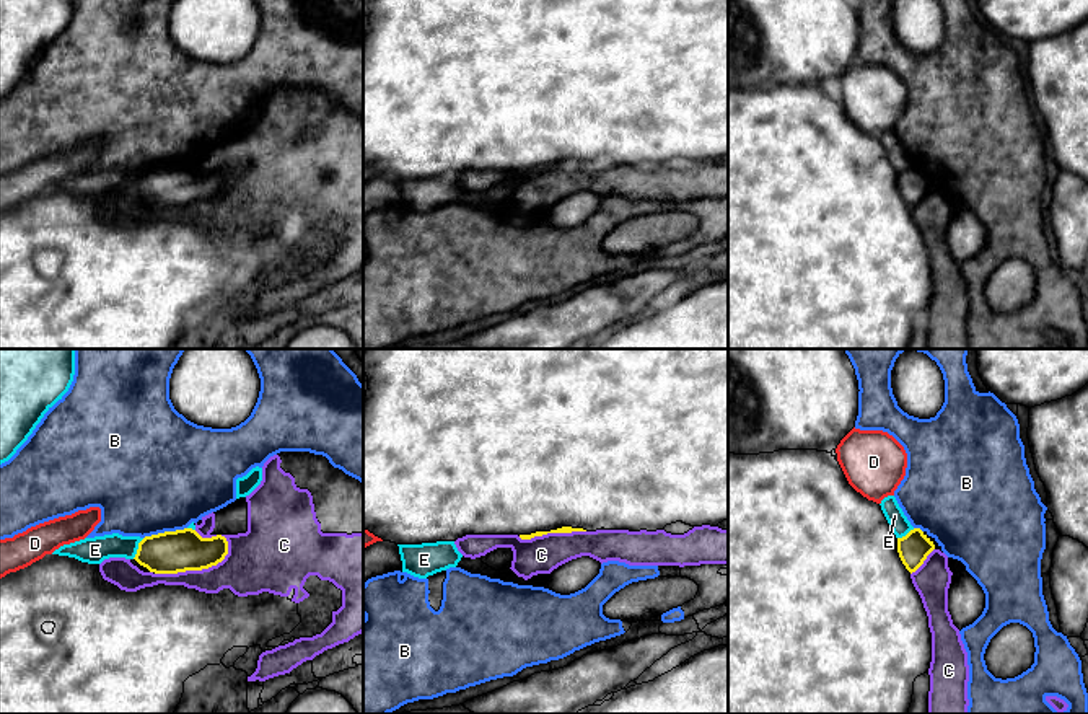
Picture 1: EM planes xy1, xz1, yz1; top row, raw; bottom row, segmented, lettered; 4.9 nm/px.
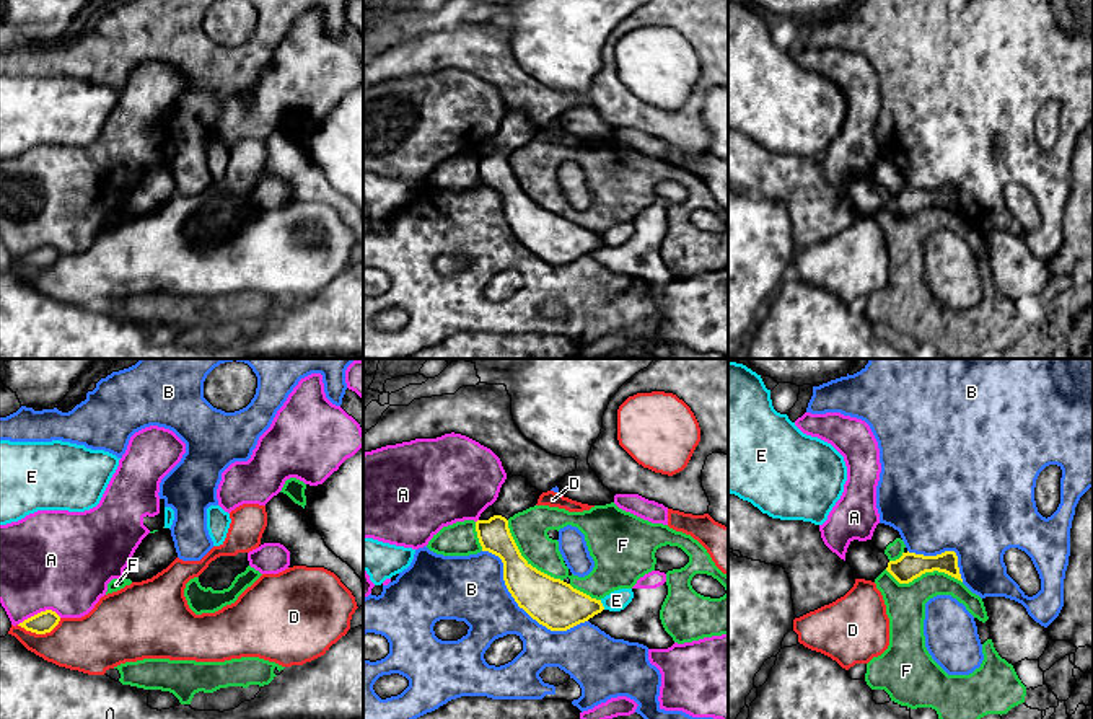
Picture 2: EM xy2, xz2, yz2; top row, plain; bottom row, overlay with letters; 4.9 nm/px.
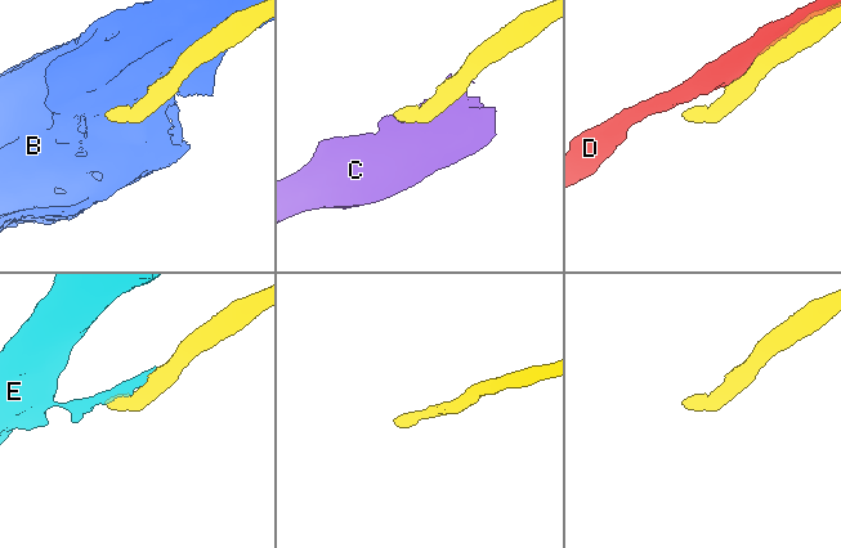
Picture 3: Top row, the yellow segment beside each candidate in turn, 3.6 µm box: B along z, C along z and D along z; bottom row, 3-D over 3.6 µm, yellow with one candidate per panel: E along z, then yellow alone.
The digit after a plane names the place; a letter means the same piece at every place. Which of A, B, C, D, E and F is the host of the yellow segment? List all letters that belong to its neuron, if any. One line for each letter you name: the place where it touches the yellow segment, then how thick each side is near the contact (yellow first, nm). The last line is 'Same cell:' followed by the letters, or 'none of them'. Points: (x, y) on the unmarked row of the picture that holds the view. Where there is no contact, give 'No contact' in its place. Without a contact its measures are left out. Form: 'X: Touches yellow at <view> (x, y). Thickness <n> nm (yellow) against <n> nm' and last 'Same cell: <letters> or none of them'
Same cell: none of them

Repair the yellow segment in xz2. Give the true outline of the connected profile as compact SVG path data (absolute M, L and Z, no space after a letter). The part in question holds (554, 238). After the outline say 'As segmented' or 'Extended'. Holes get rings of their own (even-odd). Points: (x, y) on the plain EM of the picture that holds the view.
M523 111L507 112L492 139L495 150L477 155L476 166L482 186L502 194L505 220L518 241L547 264L567 266L601 248L604 241L601 235L538 205L521 191L508 153L534 142L541 129Z. Extended

